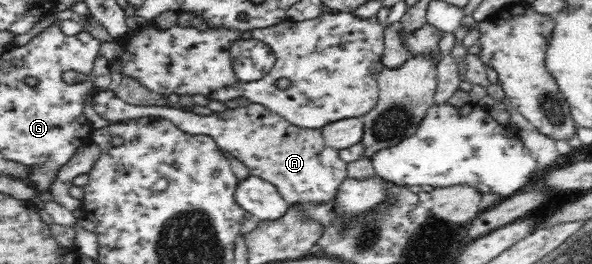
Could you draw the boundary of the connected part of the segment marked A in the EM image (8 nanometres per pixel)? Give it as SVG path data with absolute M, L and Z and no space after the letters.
M109 89L95 91L91 103L98 115L113 120L113 123L133 118L163 117L187 134L211 137L222 151L231 153L248 167L251 176L274 185L288 204L328 203L332 201L339 184L348 176L346 161L339 159L338 150L326 144L321 130L293 125L279 114L255 103L237 109L227 108L223 113L201 115L178 108L130 105L119 99L115 90Z

